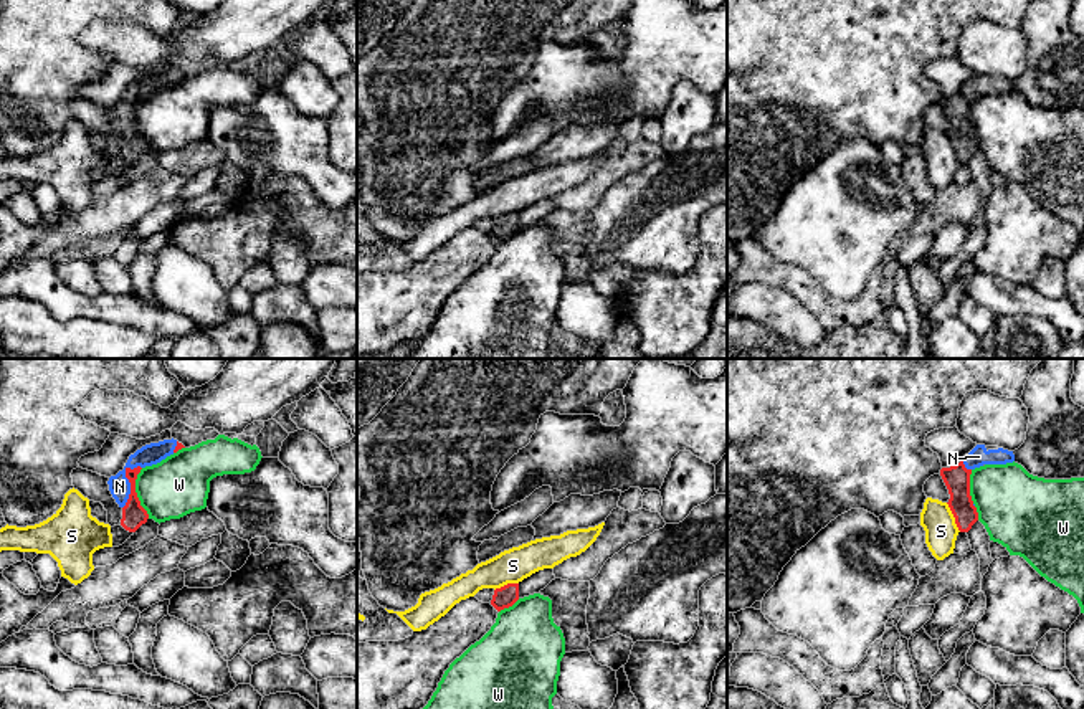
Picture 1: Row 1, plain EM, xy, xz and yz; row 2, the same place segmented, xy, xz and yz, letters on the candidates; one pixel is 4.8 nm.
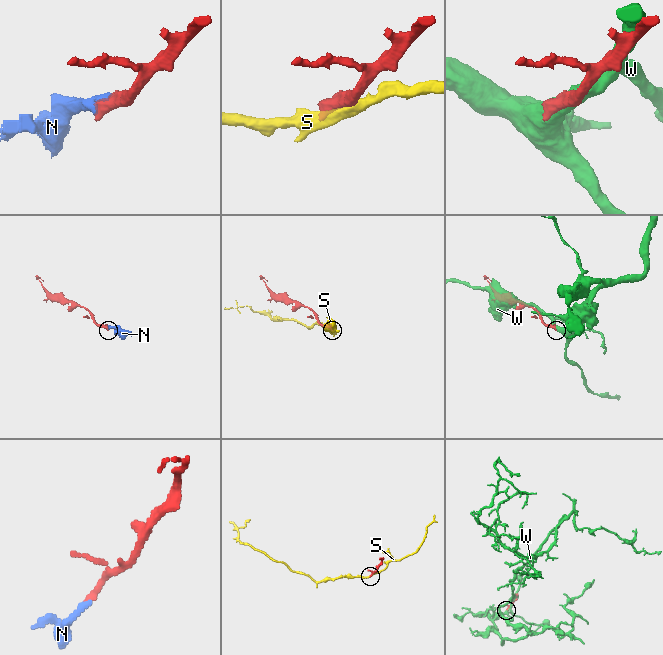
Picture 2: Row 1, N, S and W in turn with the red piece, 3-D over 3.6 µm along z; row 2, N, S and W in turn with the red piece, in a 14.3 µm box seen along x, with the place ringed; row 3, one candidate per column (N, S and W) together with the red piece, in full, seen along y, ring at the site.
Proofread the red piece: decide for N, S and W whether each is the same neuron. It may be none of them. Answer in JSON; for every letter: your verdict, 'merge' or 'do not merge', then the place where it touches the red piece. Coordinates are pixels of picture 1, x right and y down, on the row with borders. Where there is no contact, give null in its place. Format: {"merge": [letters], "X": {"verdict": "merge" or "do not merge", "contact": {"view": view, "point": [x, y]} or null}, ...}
{"merge": ["N"], "N": {"verdict": "merge", "contact": {"view": "xy", "point": [129, 481]}}, "S": {"verdict": "do not merge", "contact": {"view": "yz", "point": [954, 516]}}, "W": {"verdict": "do not merge", "contact": {"view": "xy", "point": [136, 493]}}}

